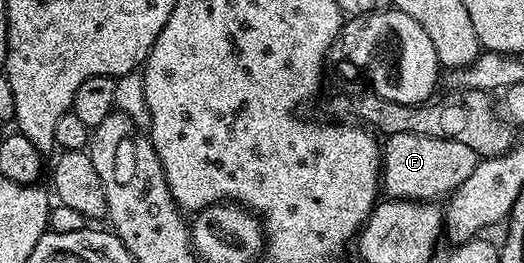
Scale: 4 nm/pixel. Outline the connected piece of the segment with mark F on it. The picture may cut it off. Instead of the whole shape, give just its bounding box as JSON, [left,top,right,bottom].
[380,134,479,202]

